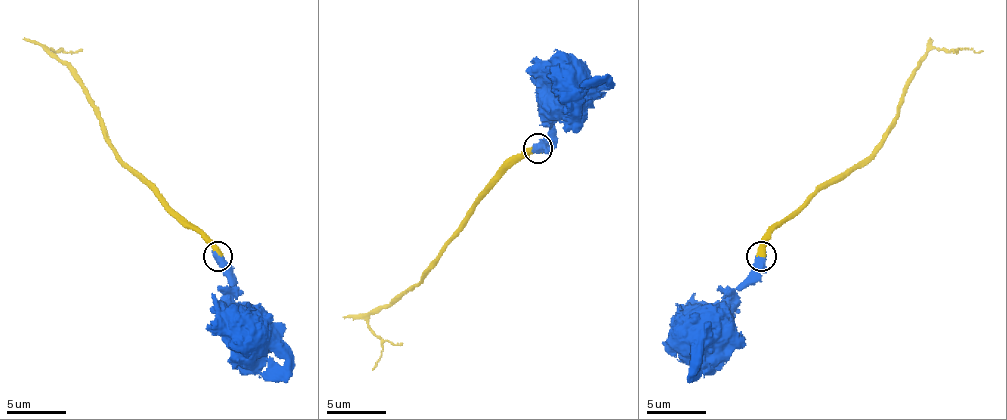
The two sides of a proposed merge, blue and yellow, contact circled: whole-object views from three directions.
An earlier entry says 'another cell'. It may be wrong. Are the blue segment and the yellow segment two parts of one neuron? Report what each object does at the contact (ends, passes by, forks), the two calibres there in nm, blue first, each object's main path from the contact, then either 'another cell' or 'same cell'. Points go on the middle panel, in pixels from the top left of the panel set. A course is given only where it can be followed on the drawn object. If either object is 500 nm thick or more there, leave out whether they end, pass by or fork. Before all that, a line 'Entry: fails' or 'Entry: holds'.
Entry: fails
700 nm thick on the blue side, 480 nm on the other; blue runs (538, 147), (550, 130), (550, 97), (571, 91); yellow runs (538, 147), (529, 147), (473, 207), (405, 292), (370, 316), (367, 325), (382, 342), (373, 369); same cell

